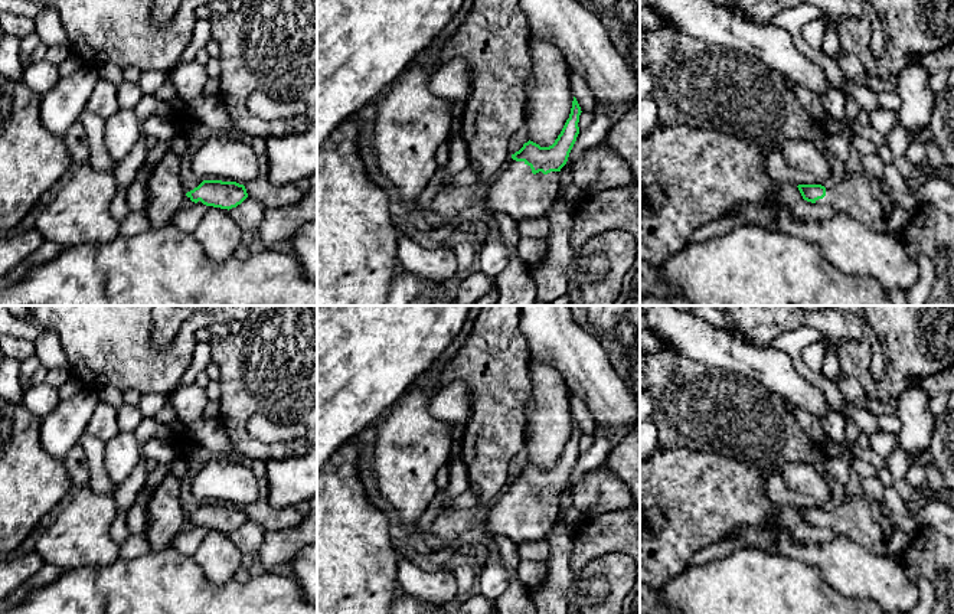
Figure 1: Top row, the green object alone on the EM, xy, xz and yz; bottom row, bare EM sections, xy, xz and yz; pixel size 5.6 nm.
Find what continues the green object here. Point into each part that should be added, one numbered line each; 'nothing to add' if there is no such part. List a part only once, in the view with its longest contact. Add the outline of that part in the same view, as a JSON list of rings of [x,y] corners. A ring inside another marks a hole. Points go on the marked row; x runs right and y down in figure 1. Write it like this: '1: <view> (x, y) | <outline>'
1: xz (516, 192) | [[[510,157],[496,180],[487,186],[484,206],[493,213],[504,213],[514,222],[546,218],[561,190],[559,172],[533,174],[525,161]]]

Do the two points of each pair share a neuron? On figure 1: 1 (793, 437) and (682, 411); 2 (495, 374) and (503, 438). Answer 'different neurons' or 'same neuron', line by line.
1: same neuron
2: same neuron

